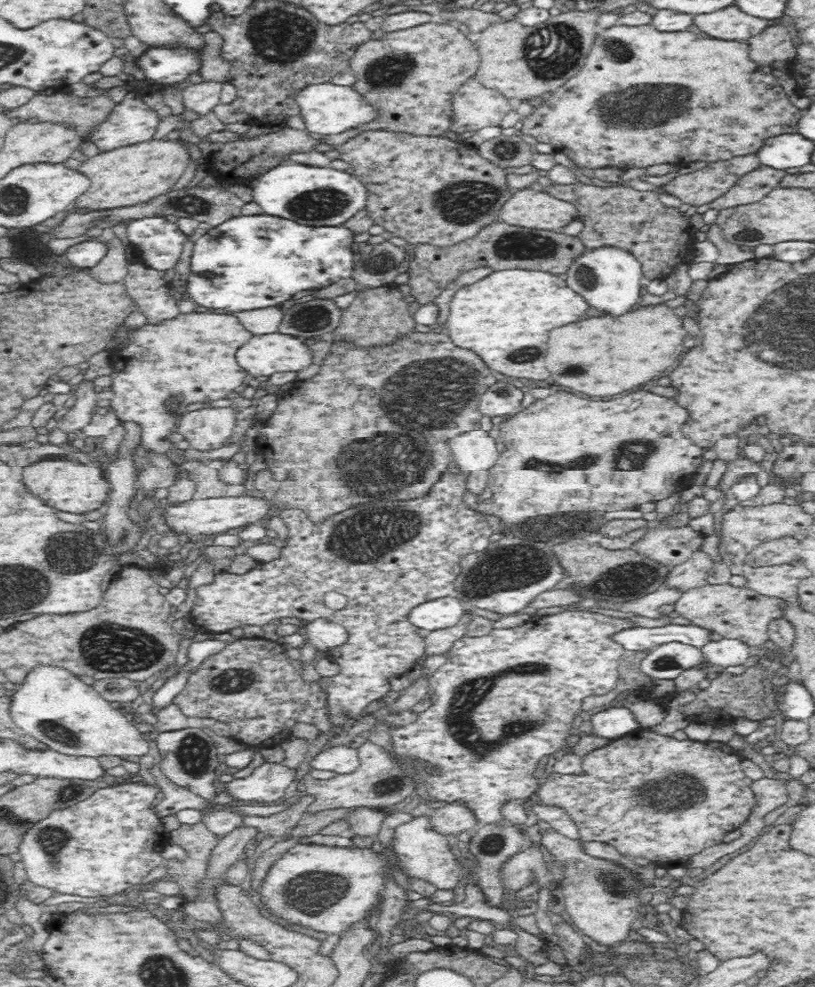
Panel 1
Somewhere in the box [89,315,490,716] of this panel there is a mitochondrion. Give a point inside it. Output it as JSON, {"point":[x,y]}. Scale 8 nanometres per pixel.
{"point":[423,395]}

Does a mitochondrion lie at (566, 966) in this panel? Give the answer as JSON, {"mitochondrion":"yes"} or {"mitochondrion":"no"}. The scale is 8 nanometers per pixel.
{"mitochondrion":"no"}

